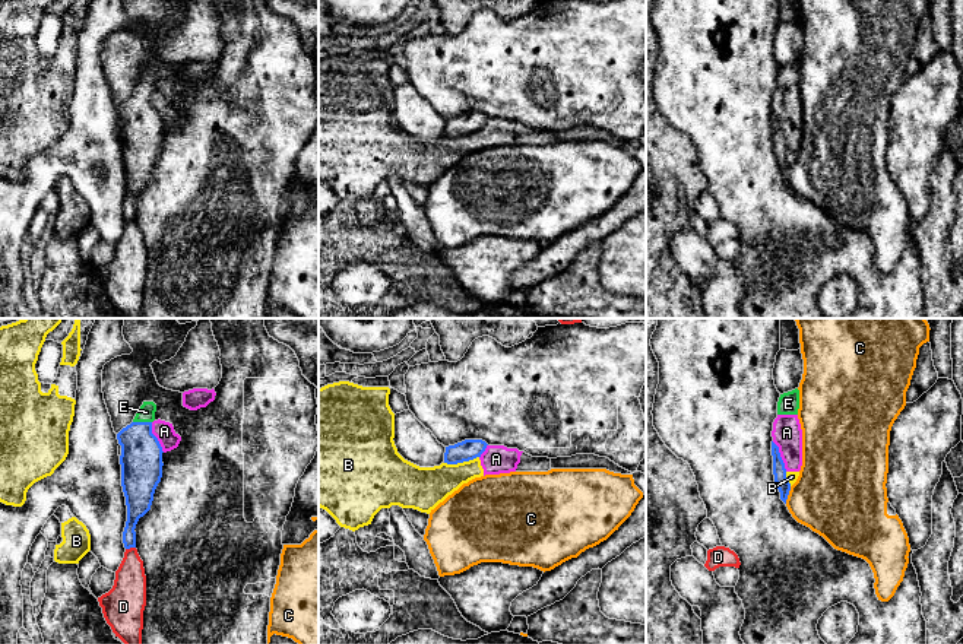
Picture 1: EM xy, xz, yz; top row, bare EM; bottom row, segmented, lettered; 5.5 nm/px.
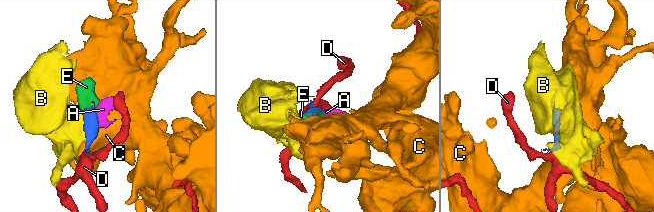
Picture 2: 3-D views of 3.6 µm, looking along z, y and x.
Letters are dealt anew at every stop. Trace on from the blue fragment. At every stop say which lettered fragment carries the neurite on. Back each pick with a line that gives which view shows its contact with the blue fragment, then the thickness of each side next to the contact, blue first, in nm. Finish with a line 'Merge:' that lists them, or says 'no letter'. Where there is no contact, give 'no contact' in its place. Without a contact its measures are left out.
E: xy | 220/100 nm
Merge: E

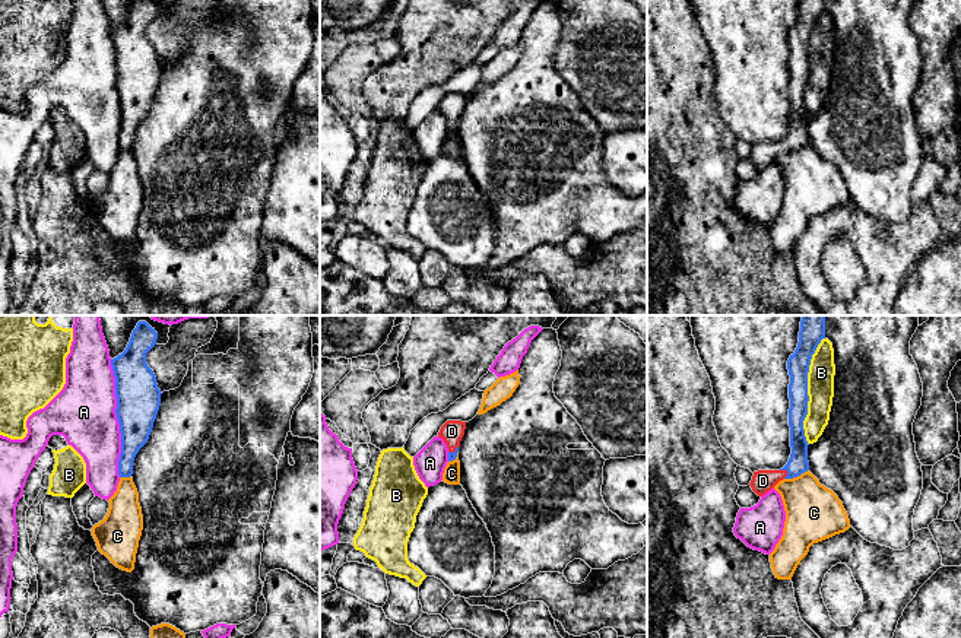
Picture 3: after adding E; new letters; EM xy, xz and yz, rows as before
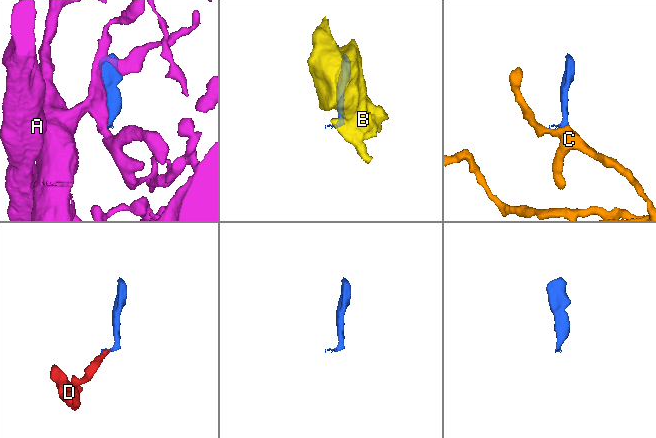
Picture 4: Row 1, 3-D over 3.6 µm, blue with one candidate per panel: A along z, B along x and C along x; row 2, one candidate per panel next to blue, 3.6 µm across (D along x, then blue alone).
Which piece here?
D: yz | 120/130 nm
Merge: D

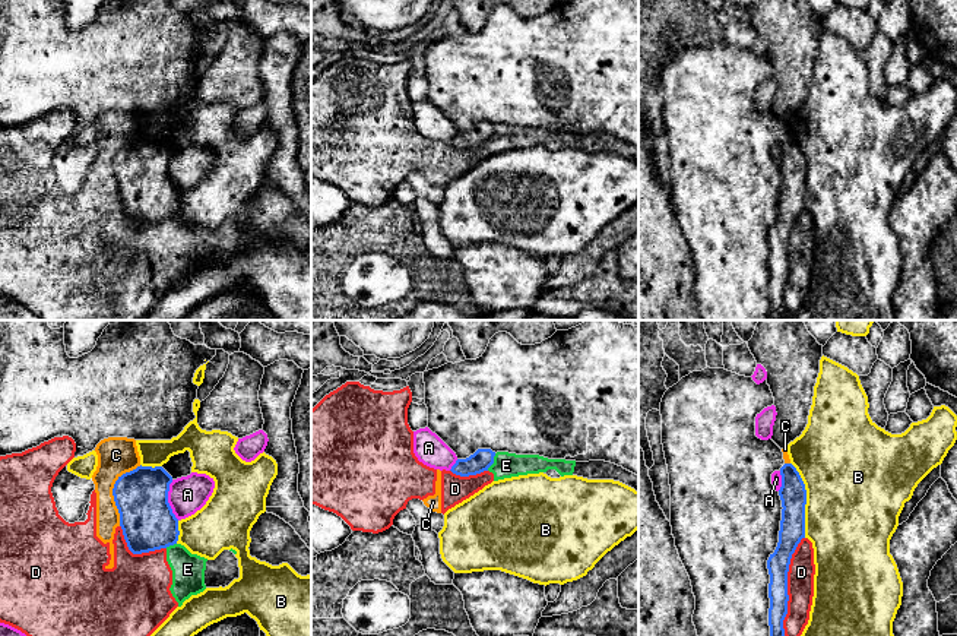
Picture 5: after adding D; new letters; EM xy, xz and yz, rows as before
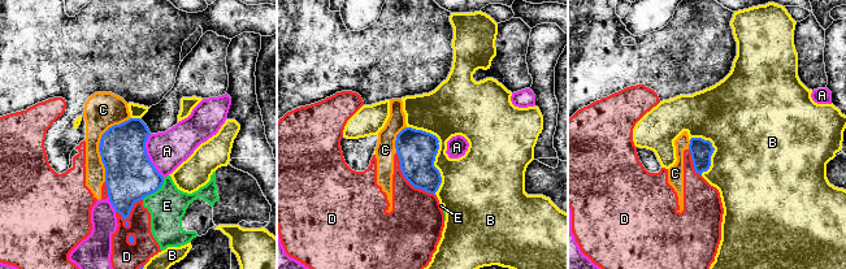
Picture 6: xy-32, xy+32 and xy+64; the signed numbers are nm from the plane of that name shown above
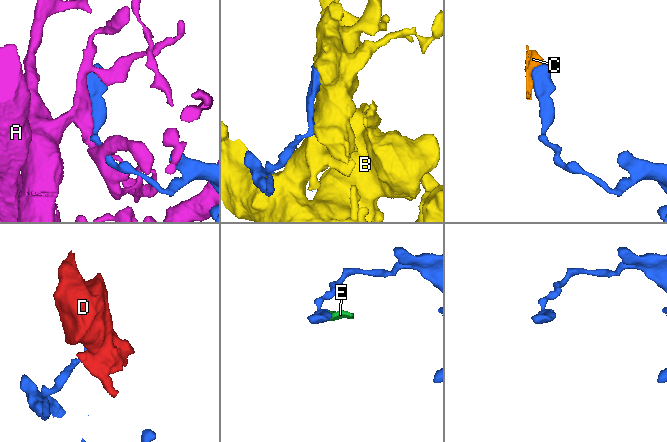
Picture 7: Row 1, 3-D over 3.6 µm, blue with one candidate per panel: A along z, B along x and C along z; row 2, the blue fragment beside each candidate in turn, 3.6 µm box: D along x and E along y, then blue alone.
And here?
Merge: no letter

